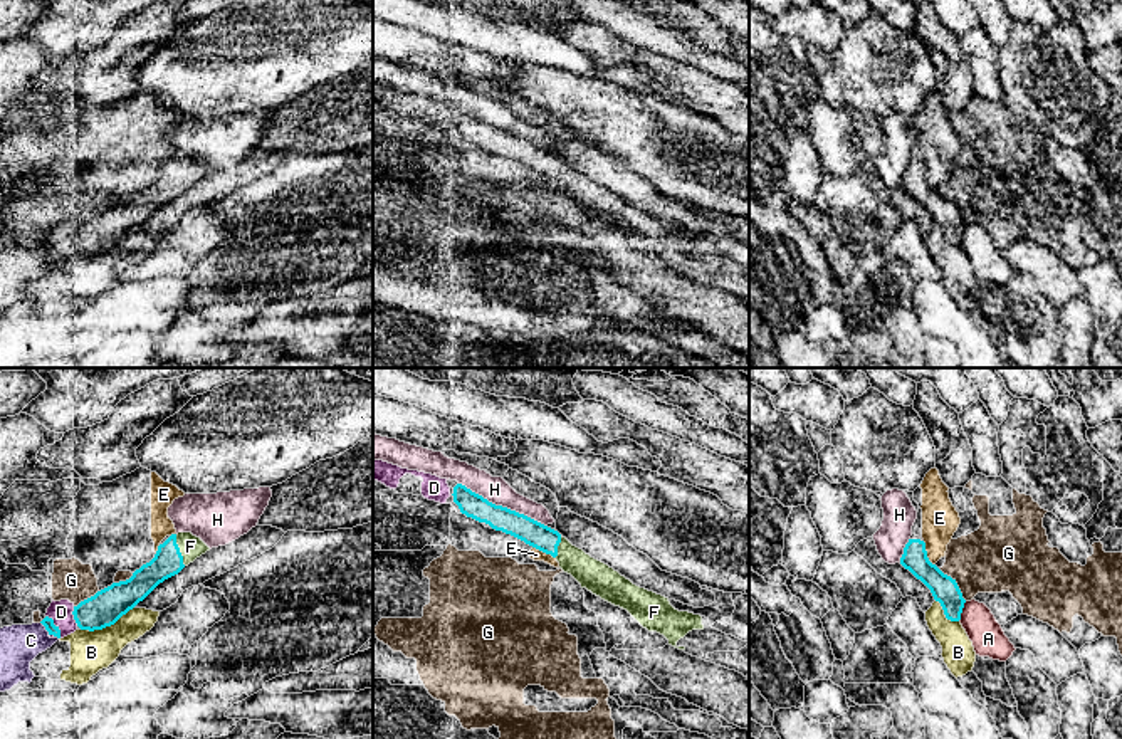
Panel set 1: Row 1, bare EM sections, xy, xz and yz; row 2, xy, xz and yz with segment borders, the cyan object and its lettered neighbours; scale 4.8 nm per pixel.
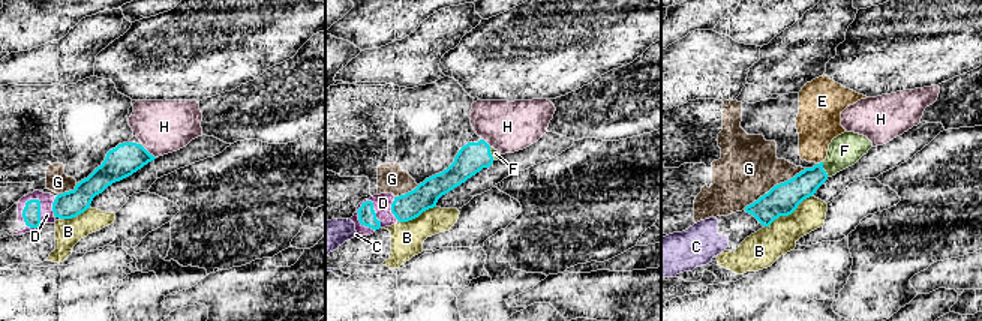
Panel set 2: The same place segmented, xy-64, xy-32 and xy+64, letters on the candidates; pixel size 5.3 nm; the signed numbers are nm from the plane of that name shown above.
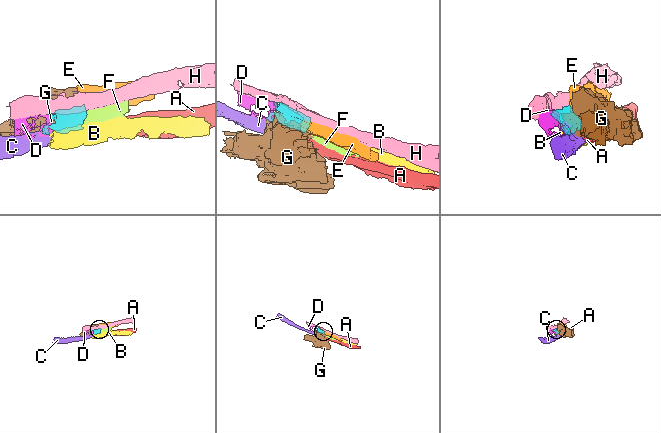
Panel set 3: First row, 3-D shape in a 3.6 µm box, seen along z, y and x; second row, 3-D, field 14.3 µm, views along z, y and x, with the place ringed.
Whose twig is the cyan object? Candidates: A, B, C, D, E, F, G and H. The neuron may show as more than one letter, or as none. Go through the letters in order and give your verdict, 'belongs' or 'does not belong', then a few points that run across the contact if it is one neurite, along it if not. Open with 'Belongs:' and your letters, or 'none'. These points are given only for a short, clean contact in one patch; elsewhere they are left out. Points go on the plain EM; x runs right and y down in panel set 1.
Belongs: D, F
A: does not belong; line yz (966, 225), (958, 244)
B: does not belong
C: does not belong
D: belongs
E: does not belong; line yz (922, 165), (928, 182), (934, 188)
F: belongs; line xy (168, 185), (178, 173), (190, 170)
G: does not belong
H: does not belong

